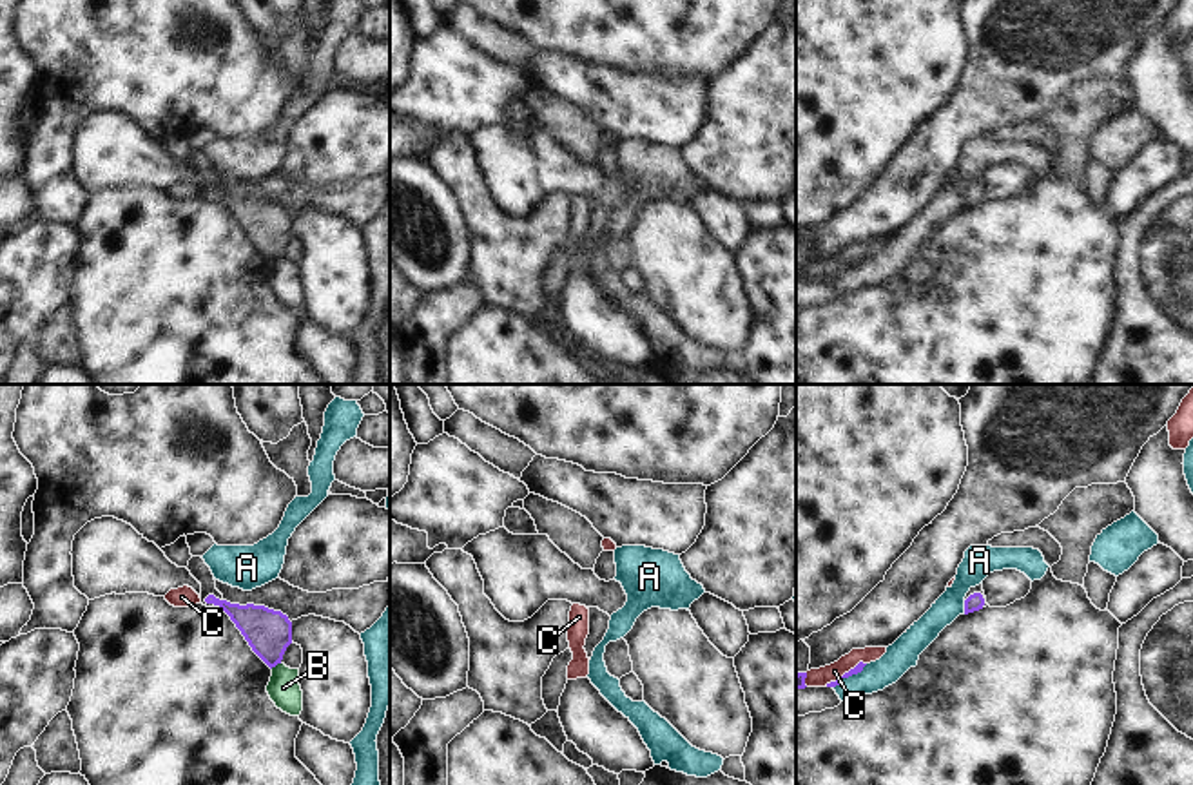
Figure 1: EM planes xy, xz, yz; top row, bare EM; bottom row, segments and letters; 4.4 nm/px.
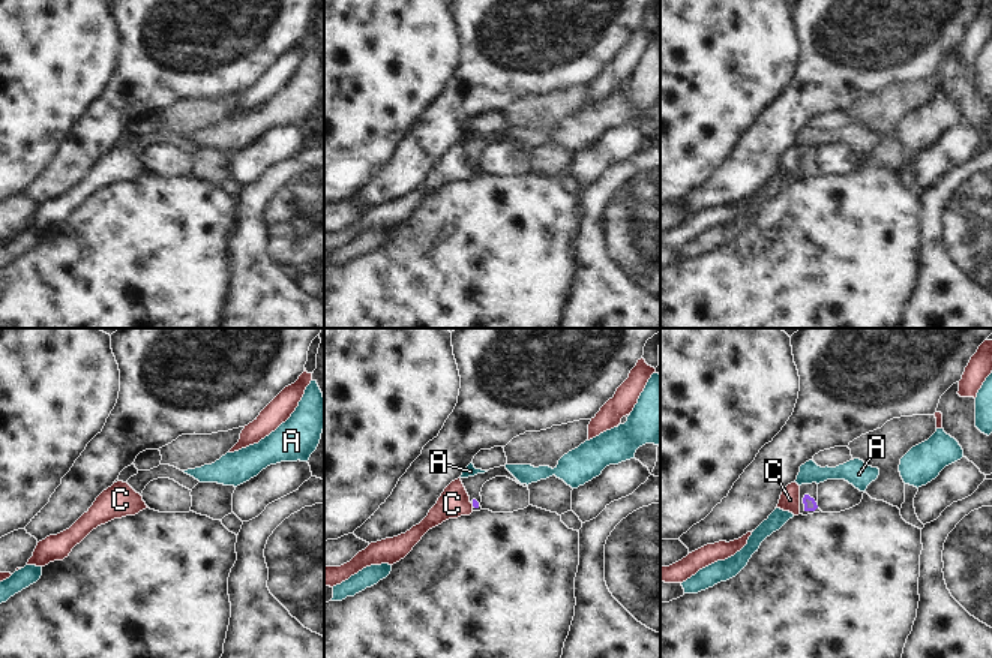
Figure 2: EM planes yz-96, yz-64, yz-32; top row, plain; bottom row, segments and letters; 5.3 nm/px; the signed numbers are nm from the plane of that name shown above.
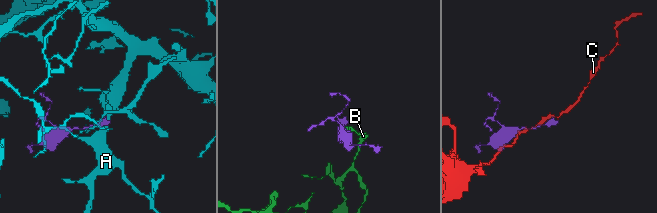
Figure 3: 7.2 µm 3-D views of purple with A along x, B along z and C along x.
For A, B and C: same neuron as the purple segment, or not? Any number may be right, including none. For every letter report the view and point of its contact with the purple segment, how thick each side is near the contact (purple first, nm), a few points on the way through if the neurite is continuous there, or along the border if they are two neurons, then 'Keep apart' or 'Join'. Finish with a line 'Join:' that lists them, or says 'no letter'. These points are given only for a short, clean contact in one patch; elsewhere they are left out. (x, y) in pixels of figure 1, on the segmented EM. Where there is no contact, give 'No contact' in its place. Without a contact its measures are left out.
A: Touches purple at yz (849, 675). Thickness 40 nm (purple) against 140 nm. Keep apart
B: Touches purple at xy (274, 666). Thickness 200 nm (purple) against 140 nm. Boundary: xy (280, 662), (271, 668). Keep apart
C: Touches purple at yz (845, 673). Thickness 40 nm (purple) against 80 nm. Keep apart
Join: no letter

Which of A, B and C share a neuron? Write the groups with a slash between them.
A / B / C

